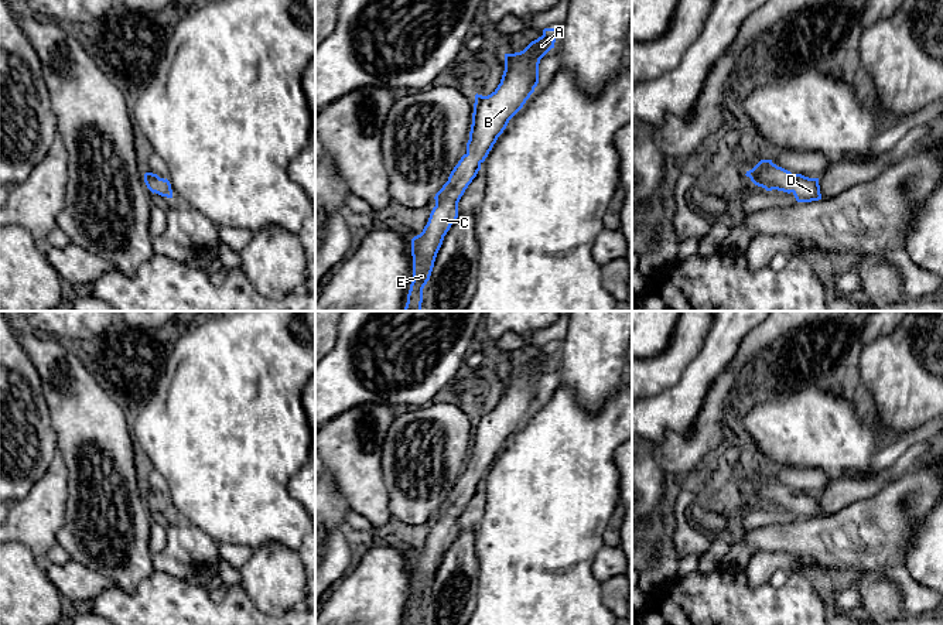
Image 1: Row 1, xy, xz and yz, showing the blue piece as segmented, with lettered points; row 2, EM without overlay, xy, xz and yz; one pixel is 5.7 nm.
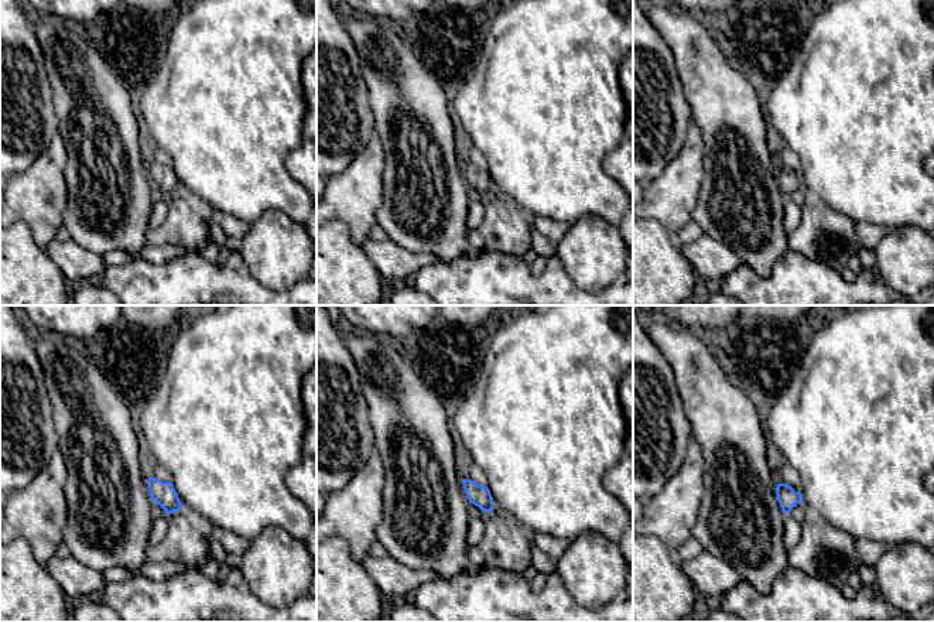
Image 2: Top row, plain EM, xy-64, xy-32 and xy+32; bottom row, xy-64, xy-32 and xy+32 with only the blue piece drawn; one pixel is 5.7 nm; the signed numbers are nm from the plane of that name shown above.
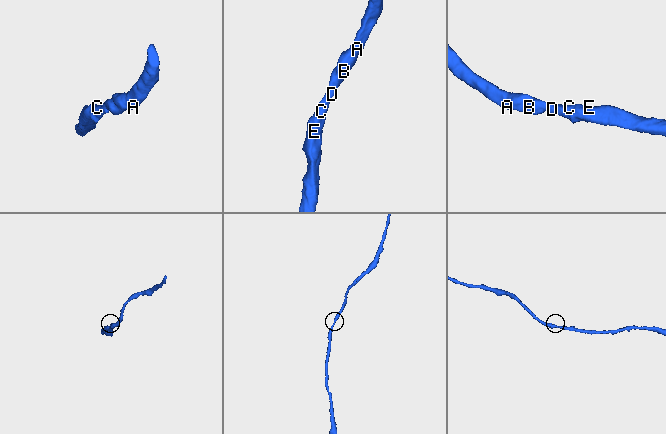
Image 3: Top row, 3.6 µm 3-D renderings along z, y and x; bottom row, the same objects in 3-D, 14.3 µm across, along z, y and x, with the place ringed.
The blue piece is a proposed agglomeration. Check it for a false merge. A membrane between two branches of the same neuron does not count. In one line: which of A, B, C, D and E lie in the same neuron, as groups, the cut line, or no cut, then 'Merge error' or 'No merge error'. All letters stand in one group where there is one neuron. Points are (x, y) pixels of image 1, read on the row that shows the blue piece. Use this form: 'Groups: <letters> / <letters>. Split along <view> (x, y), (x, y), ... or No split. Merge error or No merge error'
Groups: A B C D E. No split. No merge error

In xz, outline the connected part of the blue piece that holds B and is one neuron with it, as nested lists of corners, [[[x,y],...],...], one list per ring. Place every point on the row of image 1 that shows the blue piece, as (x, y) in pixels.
[[[544,28],[543,35],[523,51],[505,54],[505,71],[498,88],[488,96],[475,95],[467,153],[435,194],[435,206],[423,232],[411,239],[413,281],[404,311],[421,311],[423,288],[430,280],[444,236],[458,218],[458,202],[509,120],[534,92],[540,59],[554,48],[556,38],[557,28]]]

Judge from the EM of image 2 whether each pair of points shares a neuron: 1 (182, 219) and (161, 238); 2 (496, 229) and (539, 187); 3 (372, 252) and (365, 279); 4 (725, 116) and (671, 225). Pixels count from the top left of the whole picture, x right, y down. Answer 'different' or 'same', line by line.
1: same
2: different
3: different
4: different

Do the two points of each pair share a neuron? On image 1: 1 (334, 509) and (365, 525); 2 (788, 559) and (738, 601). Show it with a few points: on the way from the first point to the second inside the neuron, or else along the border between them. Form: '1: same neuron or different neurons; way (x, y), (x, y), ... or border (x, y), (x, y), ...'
1: different neurons; border (349, 509), (345, 515), (344, 526), (355, 539)
2: different neurons; border (744, 571), (751, 586), (759, 586), (768, 580)

